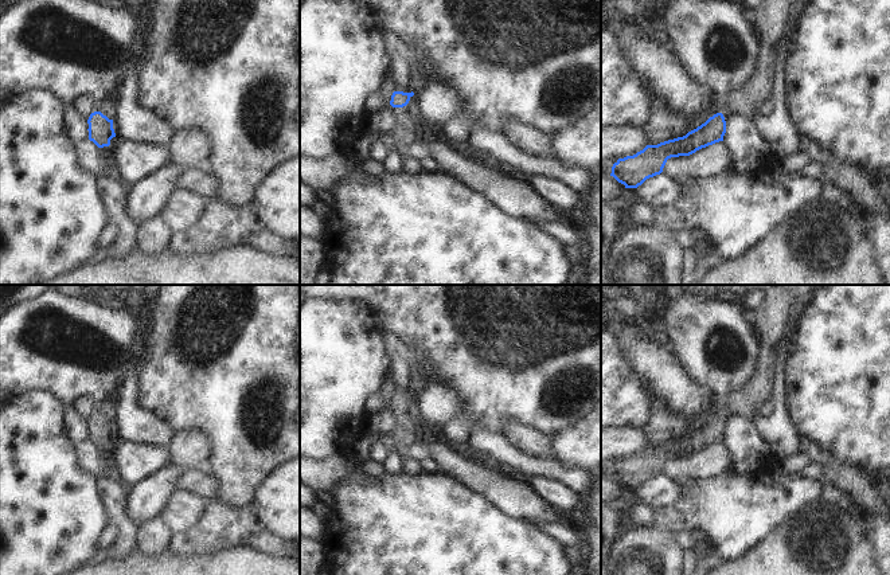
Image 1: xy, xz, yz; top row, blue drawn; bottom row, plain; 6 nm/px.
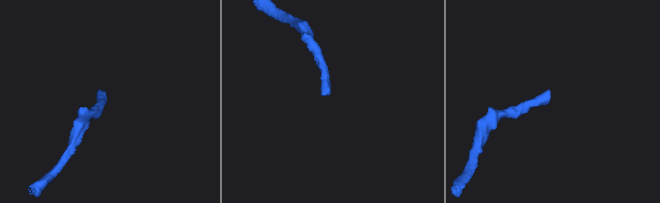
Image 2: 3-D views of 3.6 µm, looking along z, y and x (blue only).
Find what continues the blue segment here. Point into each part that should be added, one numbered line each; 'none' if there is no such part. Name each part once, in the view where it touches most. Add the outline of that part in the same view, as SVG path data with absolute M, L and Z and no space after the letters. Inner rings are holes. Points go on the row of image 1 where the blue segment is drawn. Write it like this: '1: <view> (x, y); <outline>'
1: xz (405, 132); M389 105L389 109L394 116L394 126L390 133L393 141L405 148L423 137L422 129L409 116L407 105L403 107L393 107Z

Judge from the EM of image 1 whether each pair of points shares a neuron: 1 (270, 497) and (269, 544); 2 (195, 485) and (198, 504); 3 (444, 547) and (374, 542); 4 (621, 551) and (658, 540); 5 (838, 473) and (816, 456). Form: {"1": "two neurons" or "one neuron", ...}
{"1": "two neurons", "2": "two neurons", "3": "one neuron", "4": "one neuron", "5": "one neuron"}

